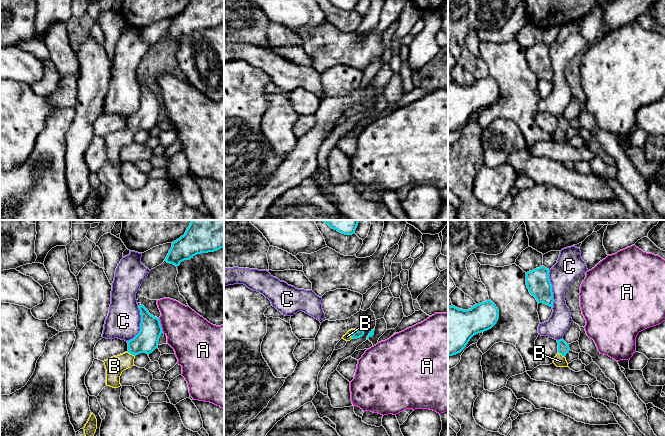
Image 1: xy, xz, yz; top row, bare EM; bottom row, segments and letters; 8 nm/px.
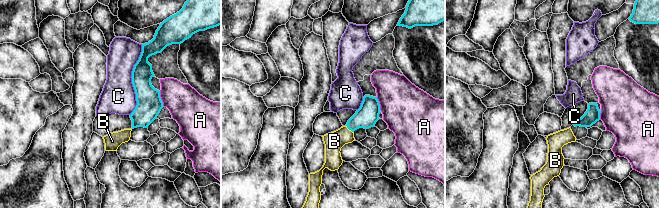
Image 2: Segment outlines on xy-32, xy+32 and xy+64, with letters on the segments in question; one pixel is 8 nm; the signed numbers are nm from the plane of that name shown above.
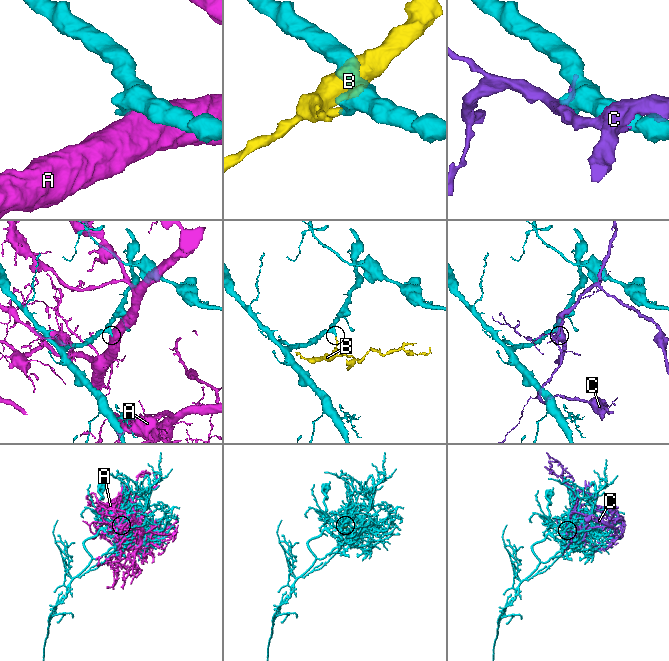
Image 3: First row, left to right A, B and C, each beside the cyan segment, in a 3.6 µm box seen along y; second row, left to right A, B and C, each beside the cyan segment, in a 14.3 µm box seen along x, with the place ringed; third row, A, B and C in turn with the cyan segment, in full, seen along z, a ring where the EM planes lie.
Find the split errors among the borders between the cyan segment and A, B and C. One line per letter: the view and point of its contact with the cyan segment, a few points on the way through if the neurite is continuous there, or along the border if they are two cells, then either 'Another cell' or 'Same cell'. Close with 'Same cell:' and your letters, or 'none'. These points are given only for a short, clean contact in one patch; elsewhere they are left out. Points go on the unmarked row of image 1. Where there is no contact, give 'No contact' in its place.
A: Touches cyan at xy (160, 101). Another cell
B: Touches cyan at xz (353, 109). Path across: xz (359, 109), (353, 109), (347, 112). Same cell
C: Touches cyan at xy (140, 101). Another cell
Same cell: B

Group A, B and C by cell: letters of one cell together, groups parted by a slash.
A / B / C

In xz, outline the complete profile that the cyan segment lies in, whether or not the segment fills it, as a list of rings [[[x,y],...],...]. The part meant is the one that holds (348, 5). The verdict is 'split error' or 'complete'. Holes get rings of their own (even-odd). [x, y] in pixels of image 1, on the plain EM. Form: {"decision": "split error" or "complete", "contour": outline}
{"decision": "complete", "contour": [[[328,0],[332,5],[345,11],[355,10],[358,0]]]}

